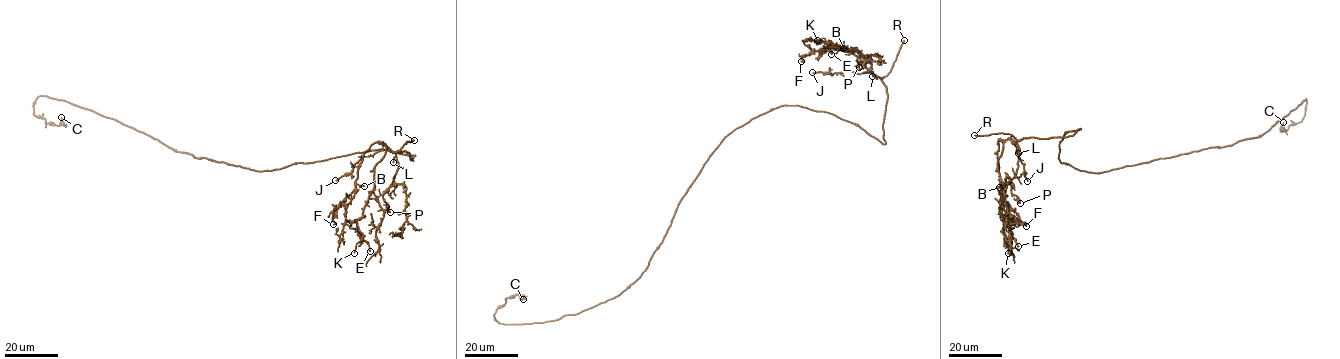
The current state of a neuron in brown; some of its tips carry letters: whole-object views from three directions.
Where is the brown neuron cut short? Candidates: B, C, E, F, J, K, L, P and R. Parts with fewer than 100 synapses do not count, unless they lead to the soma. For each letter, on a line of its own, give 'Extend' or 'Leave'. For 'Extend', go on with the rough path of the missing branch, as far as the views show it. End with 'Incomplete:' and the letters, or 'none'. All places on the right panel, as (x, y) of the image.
B: Leave
C: Leave
E: Leave
F: Leave
J: Leave
K: Leave
L: Leave
P: Leave
R: Extend
Incomplete: R

